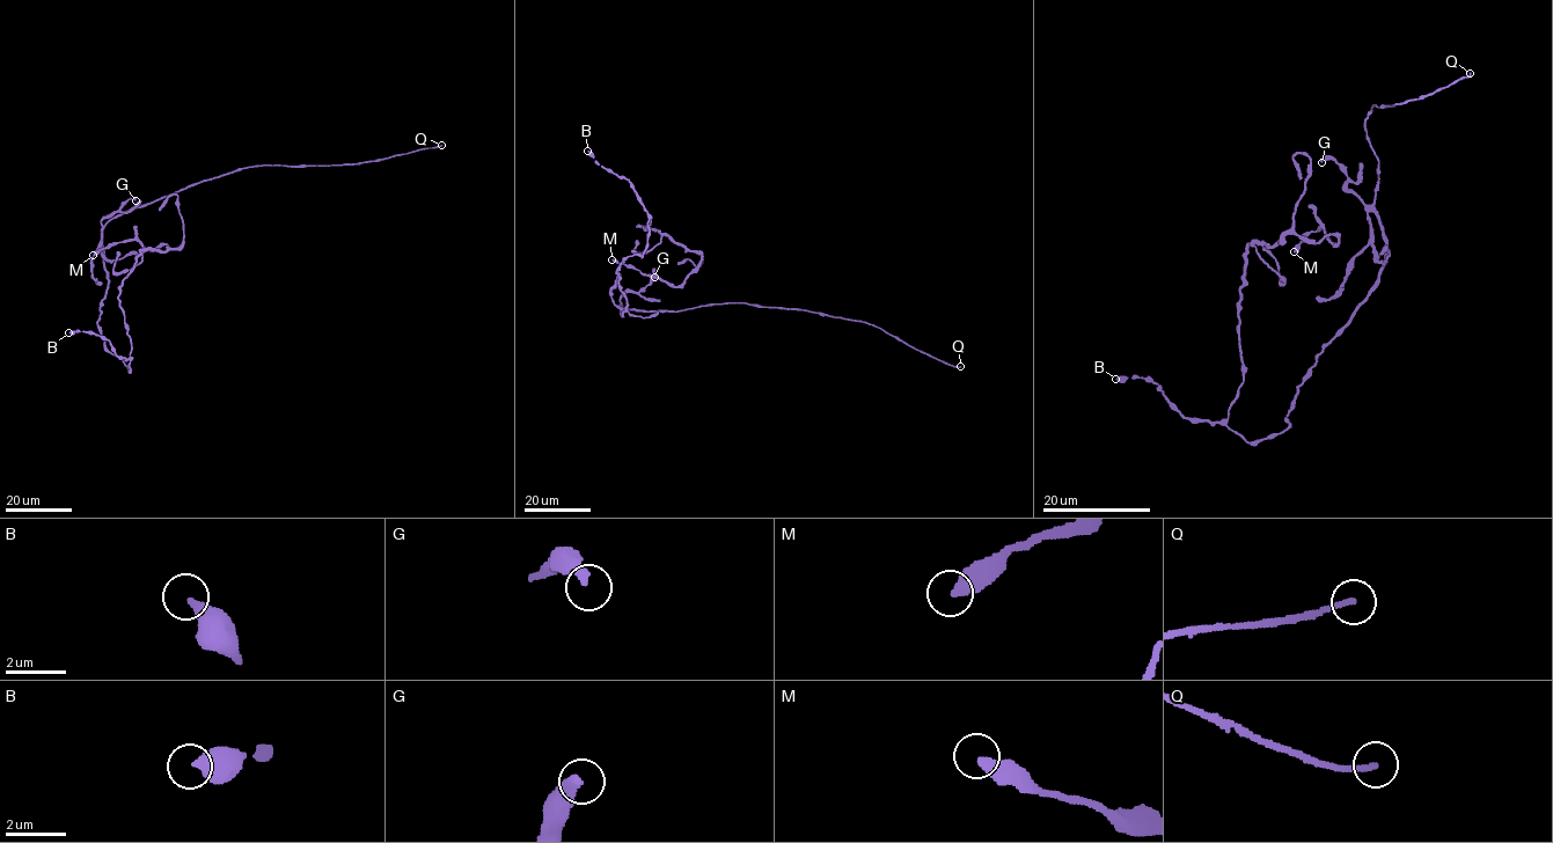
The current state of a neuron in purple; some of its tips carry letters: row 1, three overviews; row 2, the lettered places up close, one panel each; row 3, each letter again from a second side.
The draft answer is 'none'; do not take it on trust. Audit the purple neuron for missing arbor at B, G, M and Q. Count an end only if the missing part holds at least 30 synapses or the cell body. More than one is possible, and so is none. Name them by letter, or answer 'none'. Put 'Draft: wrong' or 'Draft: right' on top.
Draft: wrong
Q

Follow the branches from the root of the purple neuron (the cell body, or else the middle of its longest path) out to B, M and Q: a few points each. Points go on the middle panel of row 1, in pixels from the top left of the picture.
B: (625, 299), (616, 271), (628, 256), (643, 254), (649, 218), (631, 183), (605, 169), (587, 151)
M: (625, 299), (616, 271), (643, 254), (649, 218), (637, 226), (701, 255), (676, 286), (612, 259)
Q: (625, 299), (622, 315), (622, 308), (679, 312), (723, 302), (820, 312), (873, 324), (960, 366)

